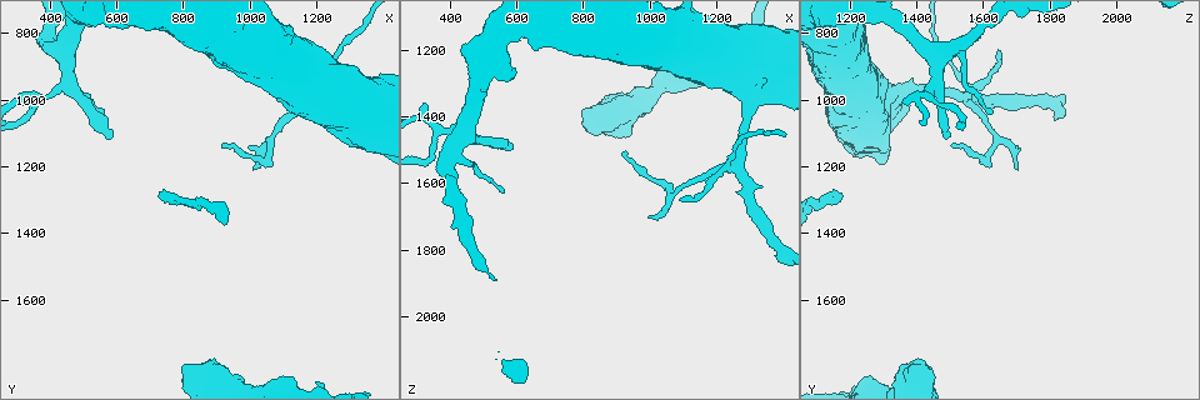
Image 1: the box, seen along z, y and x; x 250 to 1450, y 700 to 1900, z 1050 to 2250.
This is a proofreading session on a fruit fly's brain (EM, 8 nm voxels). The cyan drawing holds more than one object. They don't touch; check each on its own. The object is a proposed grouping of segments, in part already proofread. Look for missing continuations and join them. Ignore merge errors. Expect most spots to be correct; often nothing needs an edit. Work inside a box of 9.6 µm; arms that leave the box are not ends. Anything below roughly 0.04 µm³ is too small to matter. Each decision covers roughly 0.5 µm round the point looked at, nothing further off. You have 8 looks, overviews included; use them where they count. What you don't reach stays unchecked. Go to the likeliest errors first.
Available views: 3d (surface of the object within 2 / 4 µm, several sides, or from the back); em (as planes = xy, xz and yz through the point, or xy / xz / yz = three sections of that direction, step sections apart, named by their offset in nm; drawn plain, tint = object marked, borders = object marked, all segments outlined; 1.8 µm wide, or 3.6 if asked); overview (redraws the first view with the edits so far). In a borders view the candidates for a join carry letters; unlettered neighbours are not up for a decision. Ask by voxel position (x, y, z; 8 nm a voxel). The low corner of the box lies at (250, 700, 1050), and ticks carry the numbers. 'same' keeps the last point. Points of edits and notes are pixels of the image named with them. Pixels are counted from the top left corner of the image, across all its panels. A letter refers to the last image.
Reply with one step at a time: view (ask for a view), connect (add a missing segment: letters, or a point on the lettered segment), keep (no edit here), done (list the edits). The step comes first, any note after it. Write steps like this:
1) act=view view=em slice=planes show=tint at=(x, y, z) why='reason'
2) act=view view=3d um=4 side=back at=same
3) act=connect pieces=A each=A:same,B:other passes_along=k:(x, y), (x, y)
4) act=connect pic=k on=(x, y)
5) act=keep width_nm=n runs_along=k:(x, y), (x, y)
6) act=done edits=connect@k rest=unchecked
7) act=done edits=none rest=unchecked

act=view view=3d um=4 at=(580, 1110, 1490) why='free end'

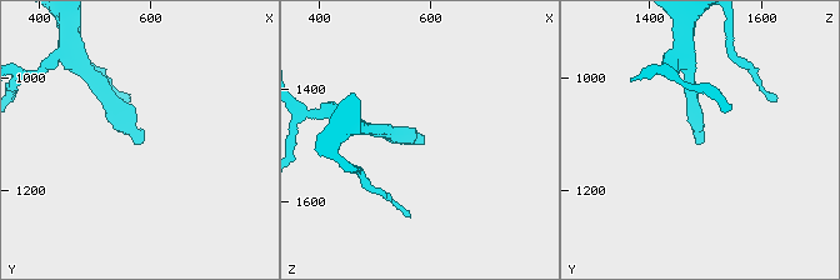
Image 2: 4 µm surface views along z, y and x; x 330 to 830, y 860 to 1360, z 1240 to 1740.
act=view view=em slice=planes show=borders at=(580, 1115, 1485) why='need the tissue'

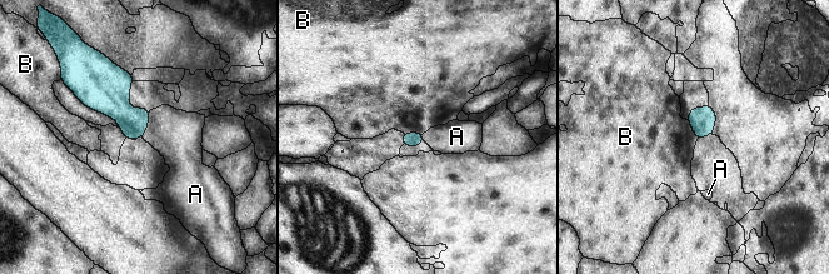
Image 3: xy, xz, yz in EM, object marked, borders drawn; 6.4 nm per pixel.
act=connect pieces=A each=A:same,B:other passes_along=3:(115, 101), (146, 124), (178, 135) found='the neuron continues'

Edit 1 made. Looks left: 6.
act=view view=overview why='redraw'

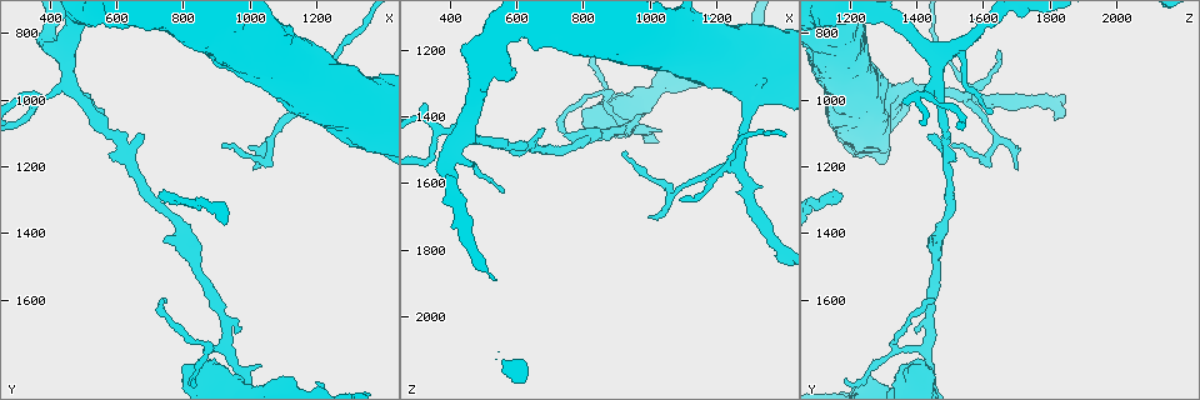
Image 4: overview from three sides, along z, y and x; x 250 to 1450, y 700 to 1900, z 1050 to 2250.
act=view view=3d um=4 side=back at=(1090, 850, 1650) why='free end'

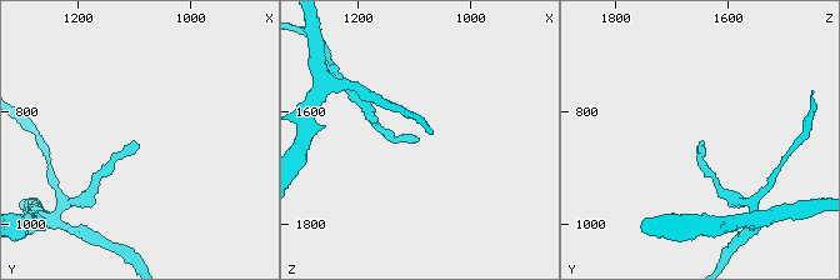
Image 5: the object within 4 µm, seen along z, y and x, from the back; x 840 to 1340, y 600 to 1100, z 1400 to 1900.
act=view view=em slice=xy step=8 show=borders at=(1090, 865, 1650)

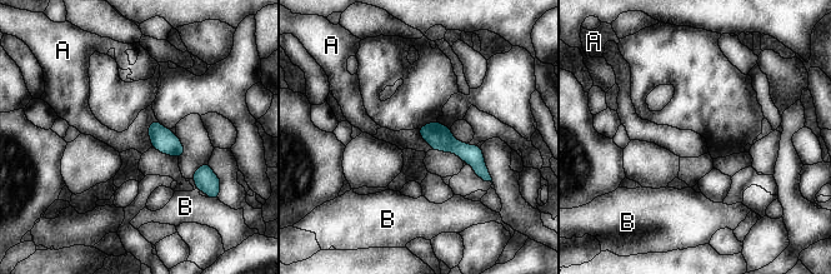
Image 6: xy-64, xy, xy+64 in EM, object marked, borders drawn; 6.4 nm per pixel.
act=view view=em slice=planes show=borders at=same

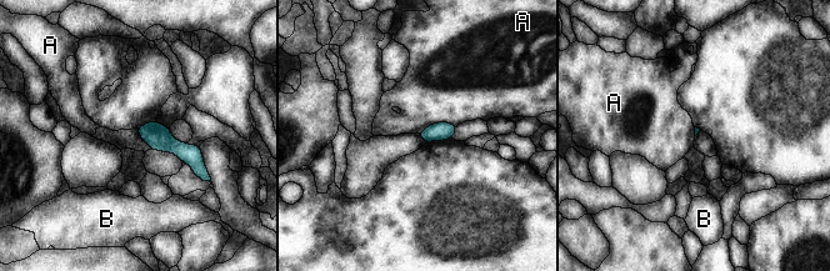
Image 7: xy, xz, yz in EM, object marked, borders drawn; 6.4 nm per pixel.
act=keep longest_contact=A:260nm each=A:other,B:other found='none of them fits'

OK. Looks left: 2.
act=view view=em slice=planes show=borders at=(750, 1600, 1450) why='tapers out'

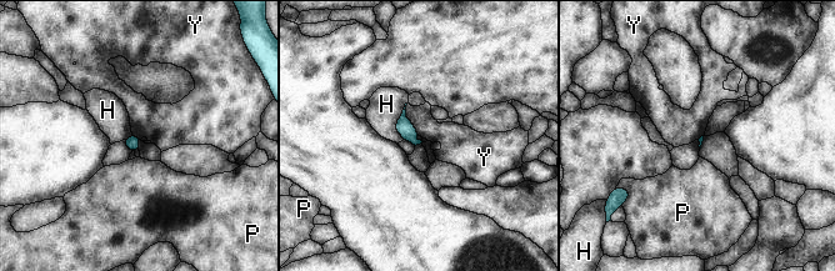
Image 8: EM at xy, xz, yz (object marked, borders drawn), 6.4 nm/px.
act=keep each=H:other,P:other,Y:other border=8:(406, 104), (406, 118), (418, 134) found='no lettered segment goes on from it'

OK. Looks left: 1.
act=view view=em slice=xz step=4 show=borders at=(380, 990, 1440) why='branch point'

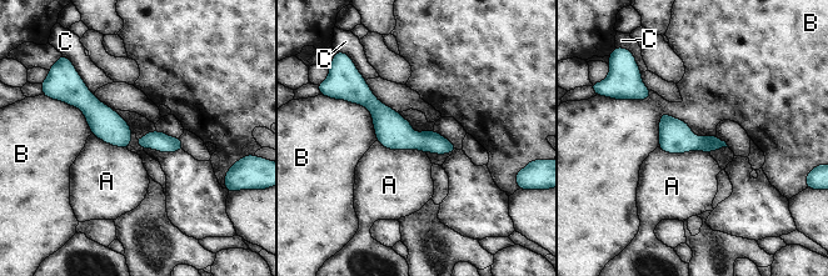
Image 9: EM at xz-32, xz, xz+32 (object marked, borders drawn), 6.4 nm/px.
act=keep longest_contact=B:400nm each=A:other,B:other,C:other border=9:(659, 116), (716, 136) found='no lettered segment goes on from it'

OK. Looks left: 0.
act=done edits=connect@3 rest=unchecked

